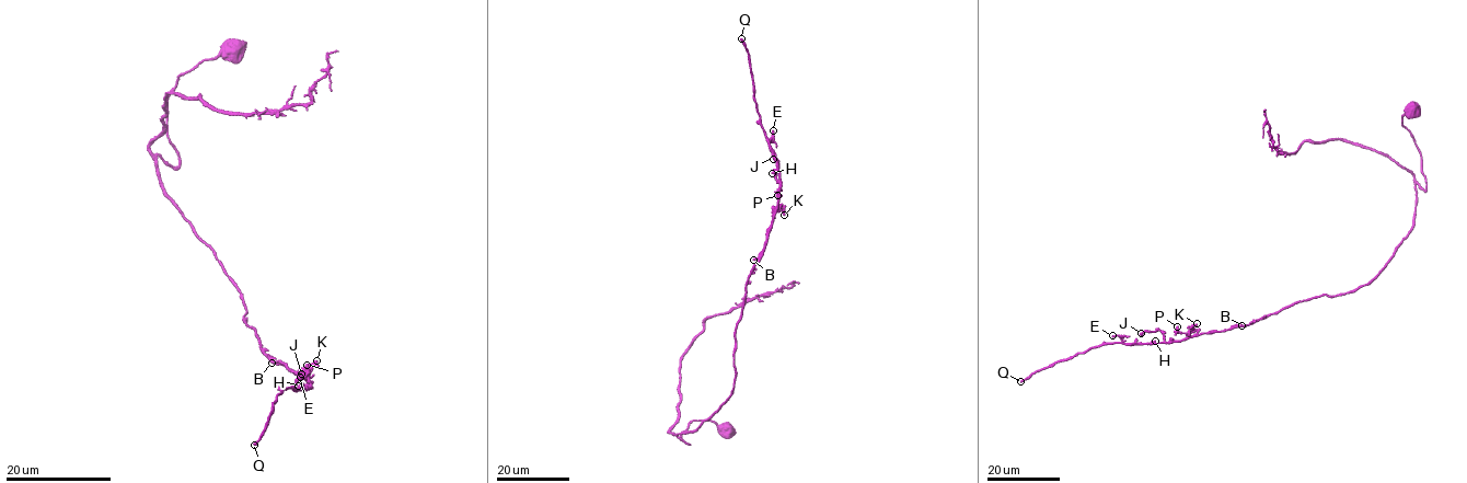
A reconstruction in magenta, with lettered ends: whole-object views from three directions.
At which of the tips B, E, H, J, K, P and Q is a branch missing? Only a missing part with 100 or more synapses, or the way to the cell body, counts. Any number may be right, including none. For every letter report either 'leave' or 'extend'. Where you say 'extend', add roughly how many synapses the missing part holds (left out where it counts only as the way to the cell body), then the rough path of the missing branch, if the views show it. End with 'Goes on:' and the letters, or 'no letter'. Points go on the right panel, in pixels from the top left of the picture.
B: leave
E: leave
H: leave
J: leave
K: leave
P: leave
Q: extend; about 550 synapses
Goes on: Q

